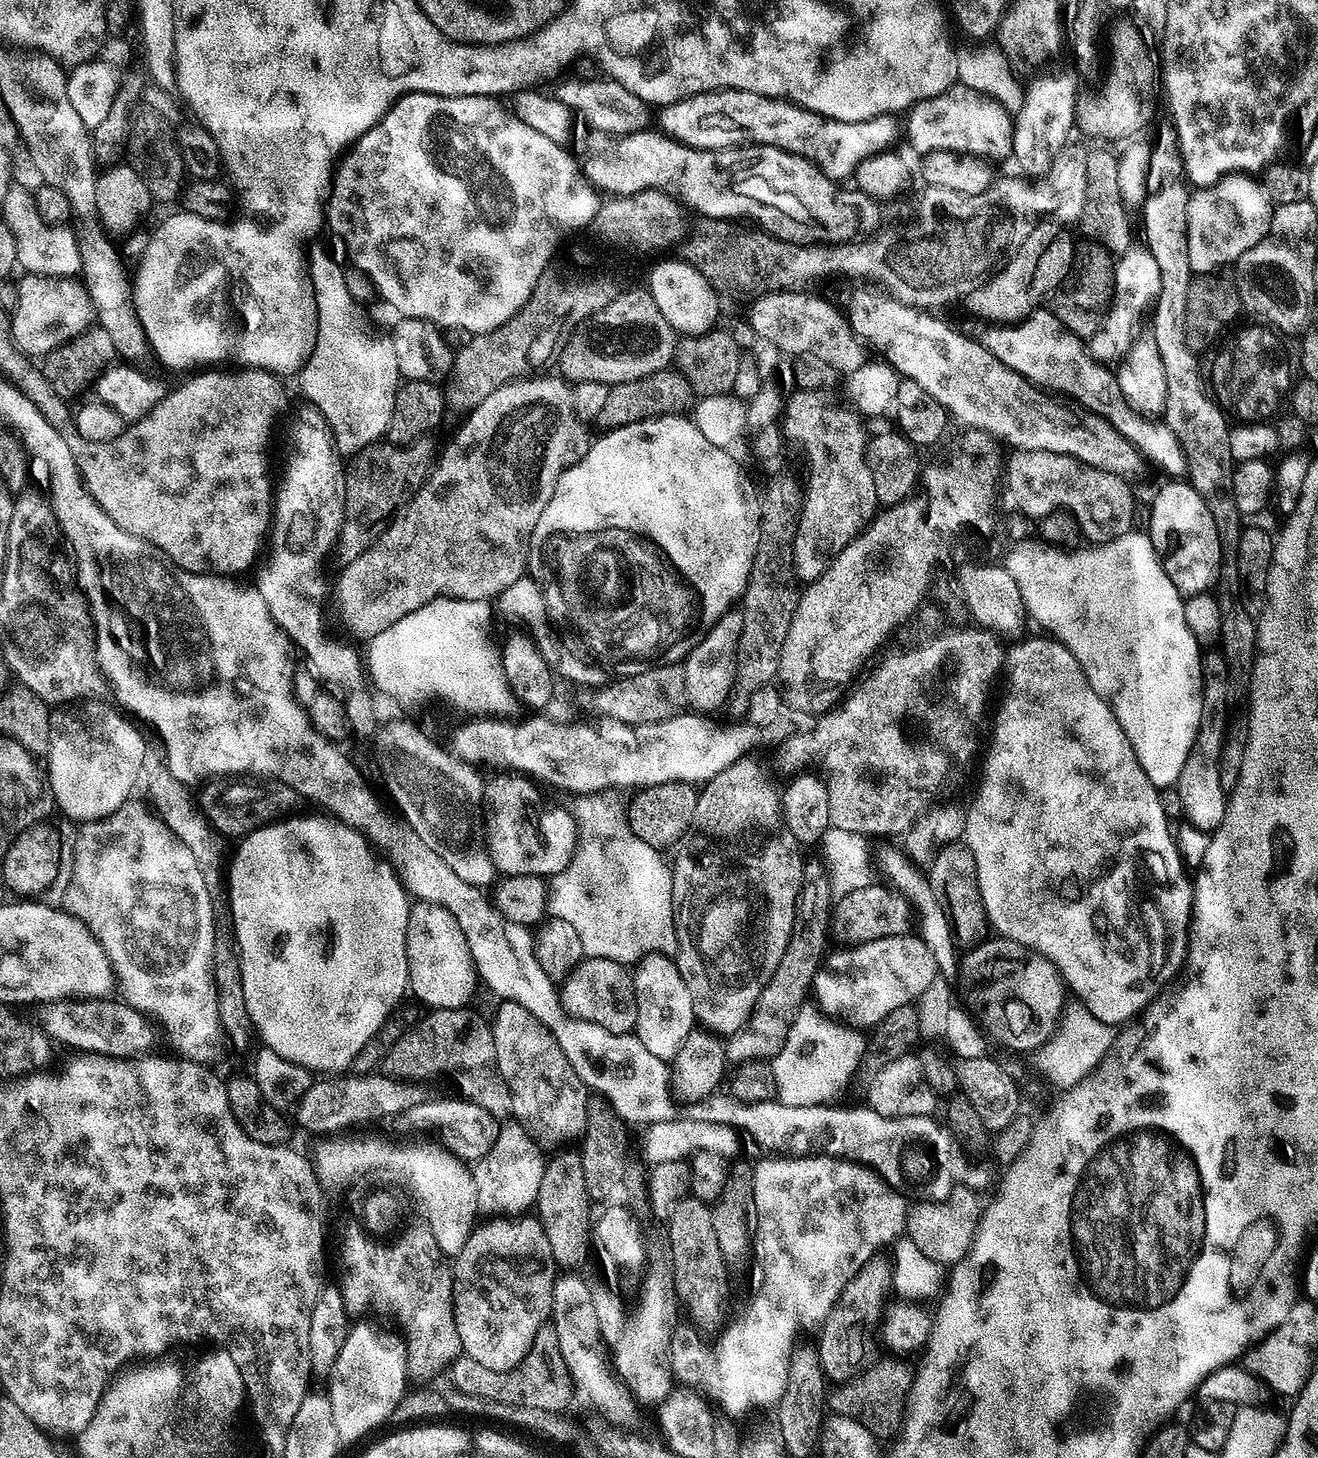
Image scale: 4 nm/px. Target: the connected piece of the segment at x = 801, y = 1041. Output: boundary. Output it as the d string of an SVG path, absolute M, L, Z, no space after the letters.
M821 1015L804 1016L789 1024L788 1034L784 1037L776 1057L770 1060L773 1080L776 1083L776 1096L783 1104L794 1107L814 1106L815 1104L831 1105L835 1096L847 1086L860 1071L860 1060L864 1056L866 1040L859 1031L853 1030L843 1023L831 1022Z

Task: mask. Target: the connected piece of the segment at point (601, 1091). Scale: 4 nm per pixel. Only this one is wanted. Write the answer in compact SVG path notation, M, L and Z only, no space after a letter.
M558 988L552 991L552 1000L558 1001L556 1004L544 1004L544 1016L538 1017L538 1020L550 1030L571 1068L589 1091L607 1100L619 1117L629 1125L642 1124L641 1126L647 1128L654 1123L677 1118L677 1101L671 1091L650 1092L655 1080L665 1081L669 1077L667 1061L651 1054L634 1032L606 1031L596 1023L572 1016L561 1002Z

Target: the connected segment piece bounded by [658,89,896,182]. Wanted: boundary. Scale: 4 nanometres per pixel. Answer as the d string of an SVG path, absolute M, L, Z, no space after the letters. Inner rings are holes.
M734 91L703 92L673 104L665 104L659 109L659 131L669 140L685 144L687 148L739 148L753 144L765 144L786 150L795 156L817 164L832 180L839 182L842 178L855 173L856 167L868 156L876 152L886 152L893 147L896 140L896 124L892 116L875 116L862 122L842 122L826 118L817 112L806 111L772 96L762 96L753 92Z

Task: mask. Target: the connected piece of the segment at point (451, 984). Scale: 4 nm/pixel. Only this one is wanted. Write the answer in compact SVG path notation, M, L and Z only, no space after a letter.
M427 905L425 907L426 914L428 916L428 921L425 922L422 932L424 935L421 936L421 944L418 945L416 943L413 943L411 945L411 948L409 949L408 953L408 985L409 985L409 991L413 994L424 1004L426 1004L429 1009L458 1009L465 1007L469 1002L467 1002L471 996L472 992L474 990L475 984L478 984L478 977L475 973L475 967L472 963L472 955L469 954L469 944L466 942L465 935L462 934L461 927L458 926L457 919L454 918L452 914L448 910L446 910L444 907L438 907L436 905Z

